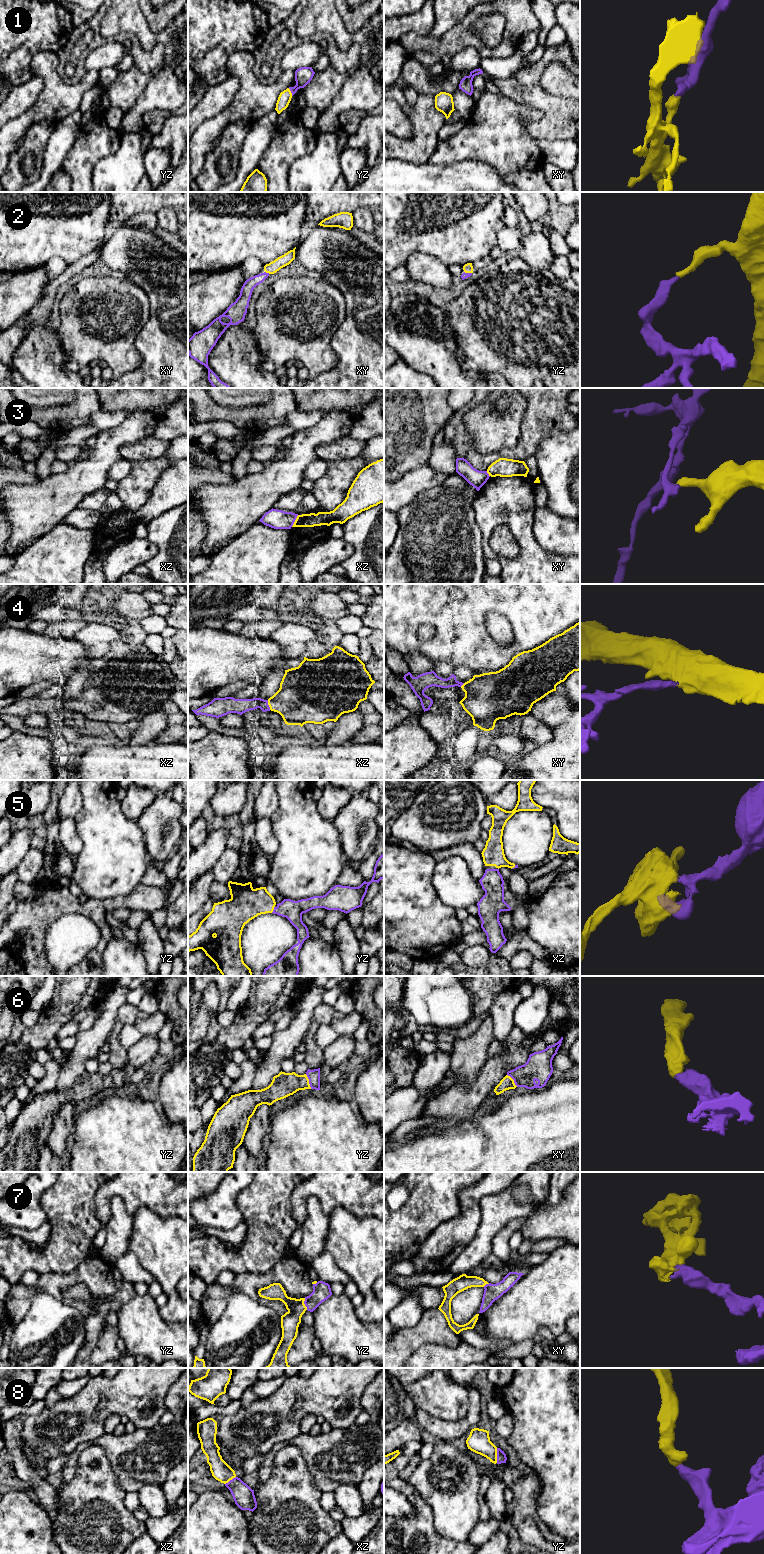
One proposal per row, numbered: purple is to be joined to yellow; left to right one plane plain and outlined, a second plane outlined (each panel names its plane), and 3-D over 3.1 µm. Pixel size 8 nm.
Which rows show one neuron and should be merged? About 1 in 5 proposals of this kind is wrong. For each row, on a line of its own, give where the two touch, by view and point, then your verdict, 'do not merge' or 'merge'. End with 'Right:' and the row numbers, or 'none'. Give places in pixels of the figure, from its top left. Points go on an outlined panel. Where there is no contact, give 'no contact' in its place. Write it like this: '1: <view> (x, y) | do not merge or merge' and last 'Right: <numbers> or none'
1: yz (290, 92) | merge
2: xy (267, 272) | merge
3: xz (295, 521) | do not merge
4: xz (268, 704) | merge
5: yz (273, 909) | merge
6: yz (308, 1081) | merge
7: yz (304, 1304) | merge
8: yz (496, 1455) | merge
Right: 1, 2, 4, 5, 6, 7, 8

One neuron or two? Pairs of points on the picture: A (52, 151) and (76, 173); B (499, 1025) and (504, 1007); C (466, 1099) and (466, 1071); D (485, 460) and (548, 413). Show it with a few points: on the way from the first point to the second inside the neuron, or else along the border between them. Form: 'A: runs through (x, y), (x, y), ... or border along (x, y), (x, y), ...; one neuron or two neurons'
A: border along (74, 140), (59, 168); two neurons
B: runs through (502, 1021), (502, 1011); one neuron
C: border along (482, 1066), (478, 1076), (472, 1082), (457, 1084); two neurons
D: runs through (502, 454), (515, 453), (531, 437), (533, 430); one neuron

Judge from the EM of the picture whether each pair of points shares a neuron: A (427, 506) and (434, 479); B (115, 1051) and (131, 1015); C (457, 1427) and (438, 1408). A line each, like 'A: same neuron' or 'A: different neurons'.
A: different neurons
B: same neuron
C: different neurons

